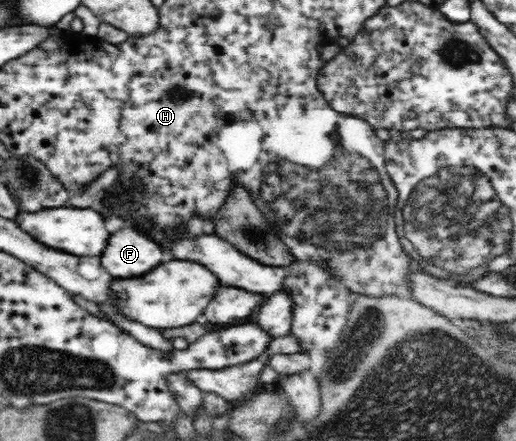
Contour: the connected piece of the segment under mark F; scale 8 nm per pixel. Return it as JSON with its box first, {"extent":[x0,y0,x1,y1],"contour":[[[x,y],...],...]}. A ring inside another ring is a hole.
{"extent":[100,227,166,279],"contour":[[[126,227],[108,237],[100,261],[114,279],[126,279],[148,273],[166,257],[165,251],[156,240],[134,227]]]}

